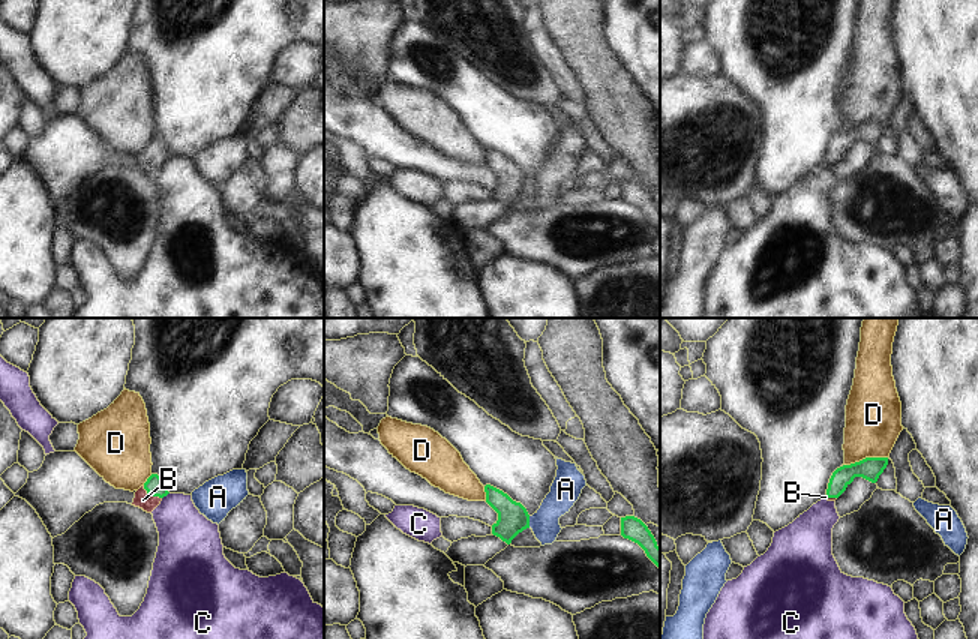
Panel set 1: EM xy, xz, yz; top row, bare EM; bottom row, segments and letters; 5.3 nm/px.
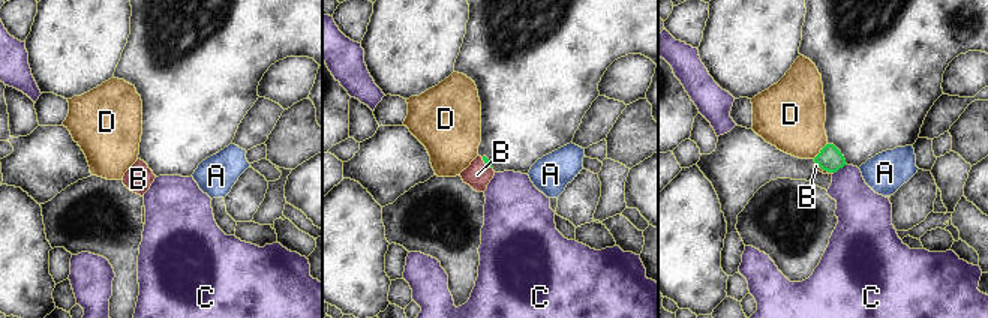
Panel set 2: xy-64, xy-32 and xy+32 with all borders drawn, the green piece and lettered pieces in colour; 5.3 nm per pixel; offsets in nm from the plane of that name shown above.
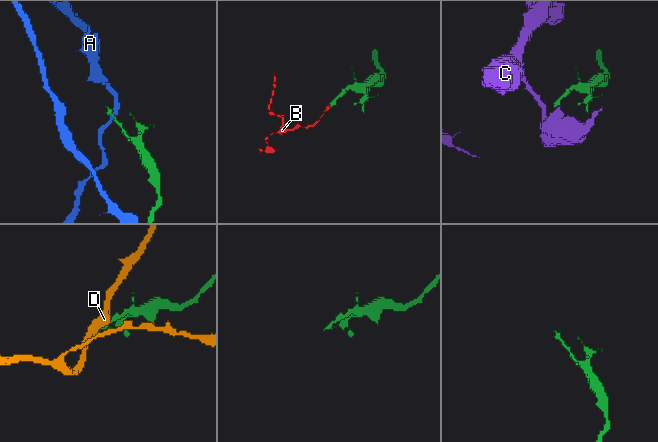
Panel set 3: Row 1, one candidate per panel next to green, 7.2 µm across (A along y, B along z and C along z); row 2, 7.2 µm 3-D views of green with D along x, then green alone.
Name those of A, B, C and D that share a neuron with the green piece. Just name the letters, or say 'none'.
B.

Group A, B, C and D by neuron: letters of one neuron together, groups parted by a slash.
A / B / C / D

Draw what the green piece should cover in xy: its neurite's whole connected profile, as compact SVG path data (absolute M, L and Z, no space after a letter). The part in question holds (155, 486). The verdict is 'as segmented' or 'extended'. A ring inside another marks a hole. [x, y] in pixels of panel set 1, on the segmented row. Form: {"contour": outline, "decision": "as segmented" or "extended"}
{"contour": "M152 474L147 482L135 492L132 506L152 513L170 492L158 474Z", "decision": "extended"}

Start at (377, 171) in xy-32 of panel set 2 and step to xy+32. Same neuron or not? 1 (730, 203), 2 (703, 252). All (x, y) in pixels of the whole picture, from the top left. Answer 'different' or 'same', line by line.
1: same
2: different

